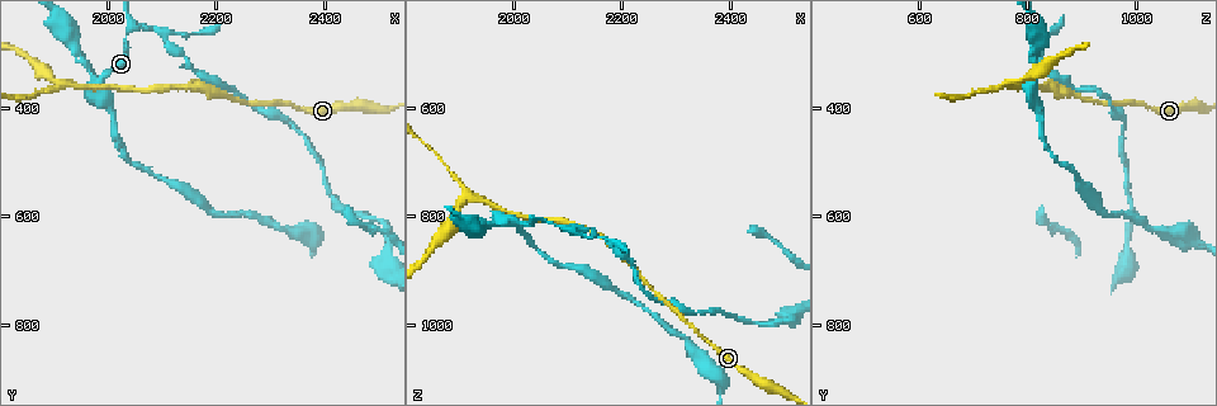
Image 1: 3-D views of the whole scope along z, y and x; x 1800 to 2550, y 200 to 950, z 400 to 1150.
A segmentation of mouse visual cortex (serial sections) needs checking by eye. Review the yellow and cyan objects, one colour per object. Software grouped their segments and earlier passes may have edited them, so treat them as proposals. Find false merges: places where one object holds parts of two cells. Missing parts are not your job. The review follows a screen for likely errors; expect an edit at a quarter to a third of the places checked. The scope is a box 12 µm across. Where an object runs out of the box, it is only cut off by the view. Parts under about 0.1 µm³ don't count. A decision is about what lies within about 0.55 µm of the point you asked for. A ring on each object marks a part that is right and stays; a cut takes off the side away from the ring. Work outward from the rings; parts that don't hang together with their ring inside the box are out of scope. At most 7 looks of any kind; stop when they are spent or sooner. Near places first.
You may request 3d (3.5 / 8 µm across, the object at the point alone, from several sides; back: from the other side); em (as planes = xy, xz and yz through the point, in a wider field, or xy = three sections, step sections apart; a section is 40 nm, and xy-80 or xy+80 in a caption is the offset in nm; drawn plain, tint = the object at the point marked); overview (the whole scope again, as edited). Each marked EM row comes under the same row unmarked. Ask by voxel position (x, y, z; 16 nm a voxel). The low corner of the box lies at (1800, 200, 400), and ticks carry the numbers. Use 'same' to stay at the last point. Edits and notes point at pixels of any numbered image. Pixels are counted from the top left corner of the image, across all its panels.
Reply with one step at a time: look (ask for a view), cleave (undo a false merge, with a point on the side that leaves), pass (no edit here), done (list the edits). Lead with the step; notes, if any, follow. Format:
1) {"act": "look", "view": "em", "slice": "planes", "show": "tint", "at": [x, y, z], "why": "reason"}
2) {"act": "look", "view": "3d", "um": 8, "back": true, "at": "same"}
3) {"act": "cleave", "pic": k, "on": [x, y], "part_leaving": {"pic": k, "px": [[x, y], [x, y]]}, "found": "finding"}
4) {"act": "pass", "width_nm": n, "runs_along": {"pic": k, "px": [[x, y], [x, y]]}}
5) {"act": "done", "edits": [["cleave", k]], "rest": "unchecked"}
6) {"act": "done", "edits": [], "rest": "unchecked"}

{"act": "look", "view": "3d", "um": 3.5, "at": [2040, 265, 800], "why": "sharp bend"}

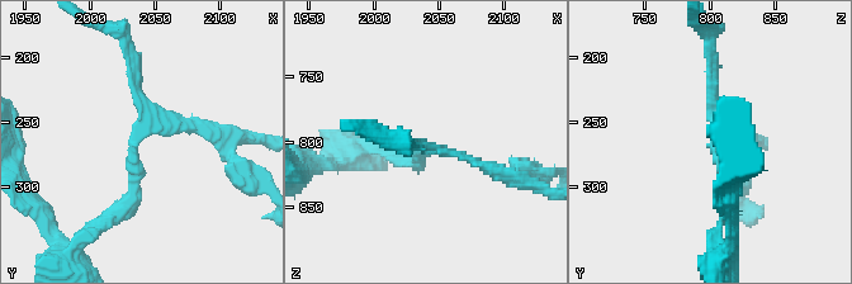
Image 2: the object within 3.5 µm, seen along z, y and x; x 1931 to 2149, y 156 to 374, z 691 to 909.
{"act": "look", "view": "em", "slice": "xy", "step": 5, "show": "tint", "at": [2040, 260, 802], "arms": 3, "arm_widths_nm": [100, 150, 150]}

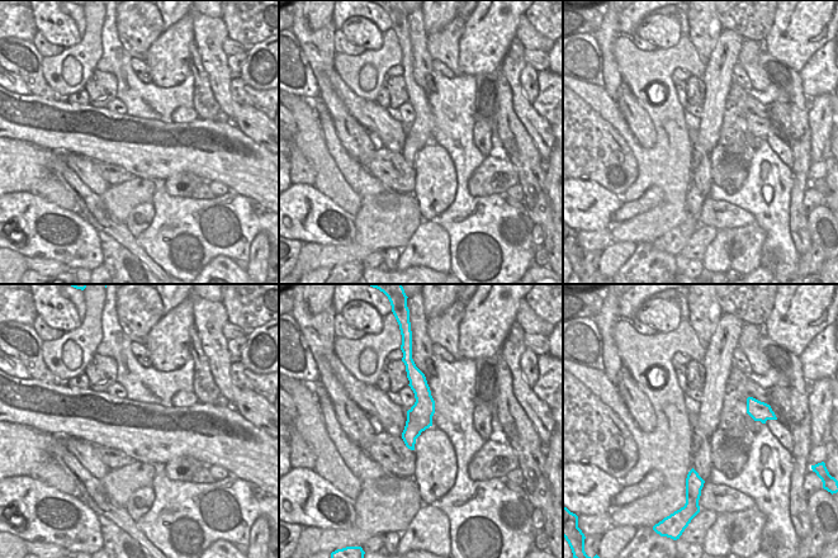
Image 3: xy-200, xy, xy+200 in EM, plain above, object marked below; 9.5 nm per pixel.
{"act": "pass", "runs_along": {"pic": 3, "px": [[413, 372], [421, 414], [411, 445]]}, "found": "all the same cell"}

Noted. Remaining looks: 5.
{"act": "look", "view": "em", "slice": "planes", "show": "tint", "at": [1940, 355, 770], "why": "three-way junction"}

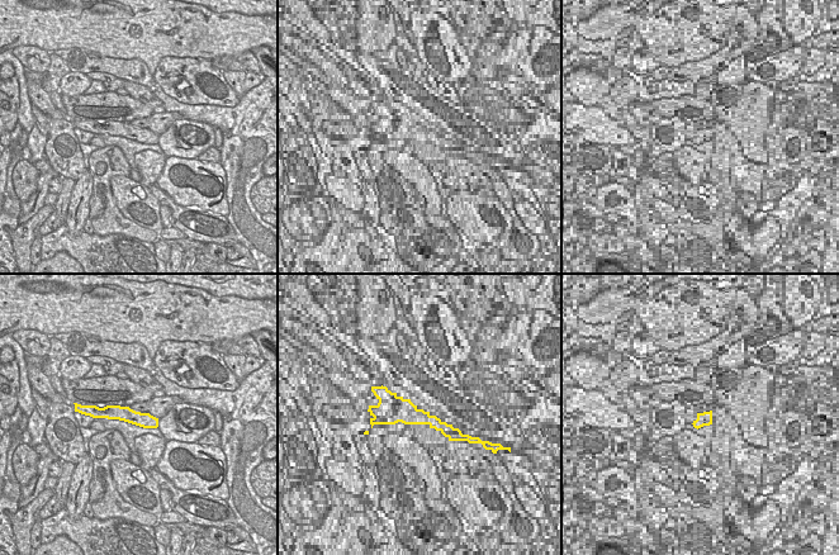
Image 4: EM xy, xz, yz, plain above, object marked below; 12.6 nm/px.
{"act": "look", "view": "3d", "um": 3.5, "at": "same"}

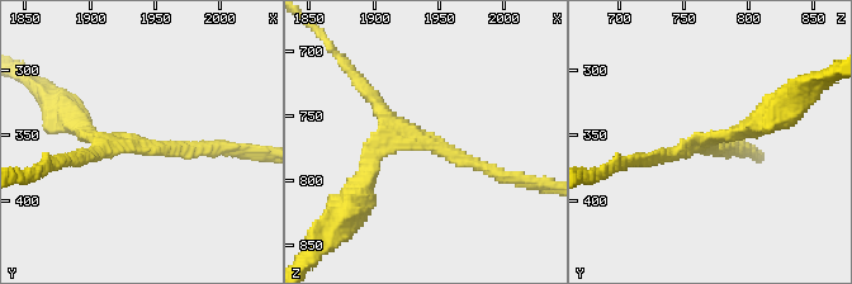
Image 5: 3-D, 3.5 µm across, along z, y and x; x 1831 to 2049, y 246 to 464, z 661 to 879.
{"act": "pass", "width_nm": 190, "runs_along": {"pic": 4, "px": [[95, 412], [119, 412], [155, 423]]}, "found": "one cell here"}

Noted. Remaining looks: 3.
{"act": "look", "view": "em", "slice": "planes", "show": "tint", "at": [2145, 300, 825], "why": "narrows sharply"}

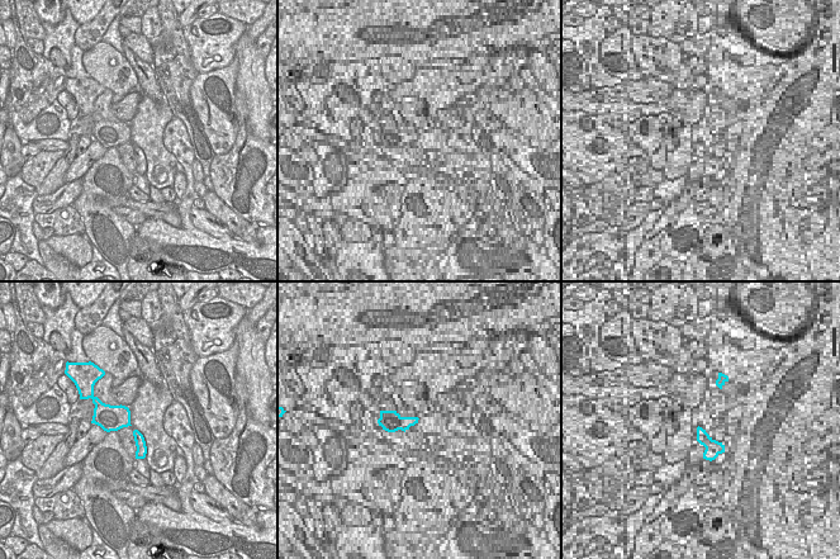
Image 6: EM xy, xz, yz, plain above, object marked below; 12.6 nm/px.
{"act": "look", "view": "3d", "um": 3.5, "at": "same"}

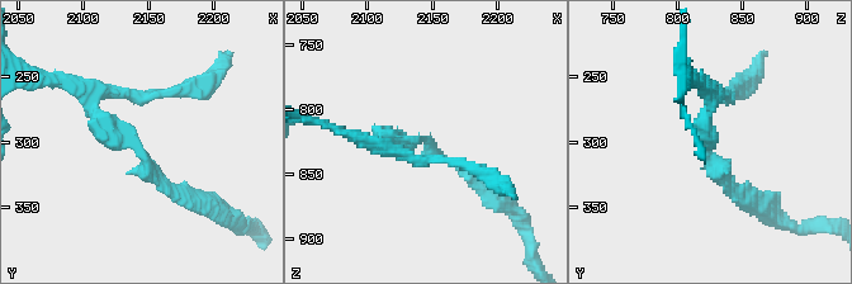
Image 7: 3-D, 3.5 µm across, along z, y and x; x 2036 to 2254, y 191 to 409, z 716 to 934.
{"act": "pass", "arm_widths_nm": [150, 200], "runs_along": {"pic": 7, "px": [[81, 95], [136, 142], [159, 181], [194, 197]]}, "found": "continuous, no second cell"}

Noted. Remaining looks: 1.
{"act": "done", "edits": [], "rest": "unchecked"}

